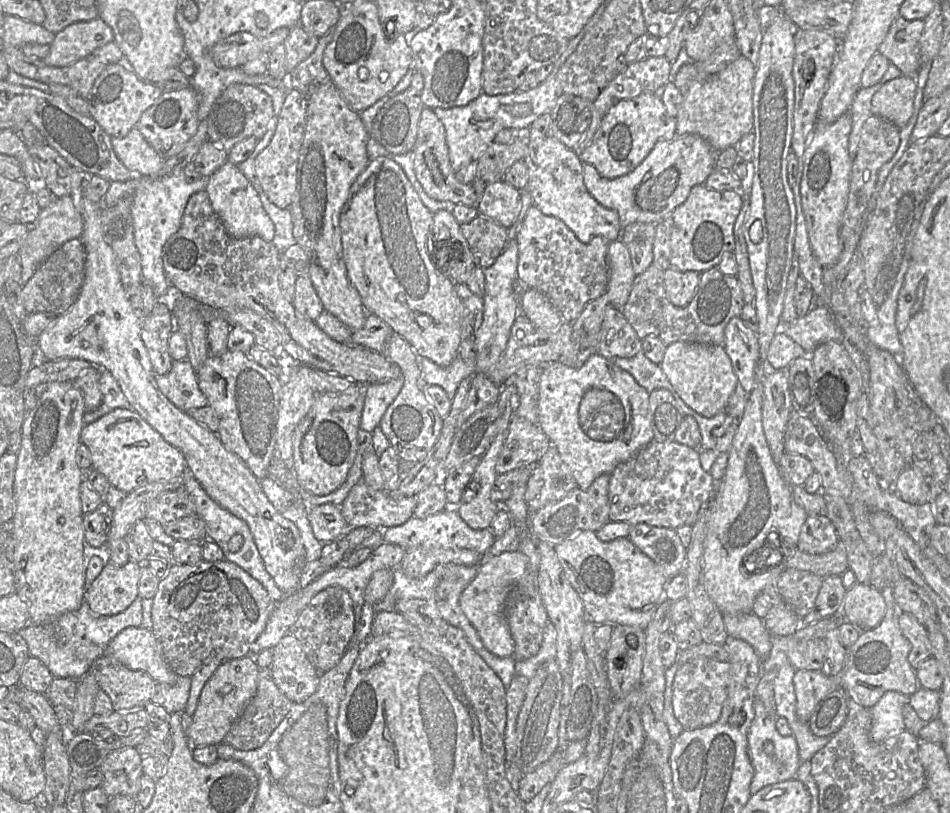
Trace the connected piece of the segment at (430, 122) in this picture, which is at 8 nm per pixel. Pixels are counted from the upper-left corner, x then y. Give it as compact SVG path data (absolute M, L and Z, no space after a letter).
M423 107L420 114L413 148L413 169L418 182L431 198L452 204L476 206L479 199L476 189L473 184L463 184L456 179L449 161L444 125L431 108Z

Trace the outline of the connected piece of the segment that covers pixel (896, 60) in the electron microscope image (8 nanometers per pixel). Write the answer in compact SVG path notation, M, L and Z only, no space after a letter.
M898 17L879 47L879 53L899 68L902 75L916 78L922 67L919 40L924 24L924 20L906 20Z

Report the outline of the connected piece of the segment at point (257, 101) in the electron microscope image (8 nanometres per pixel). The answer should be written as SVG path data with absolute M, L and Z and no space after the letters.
M232 84L214 102L206 119L208 139L228 152L248 137L261 139L273 116L273 102L269 95L253 85Z

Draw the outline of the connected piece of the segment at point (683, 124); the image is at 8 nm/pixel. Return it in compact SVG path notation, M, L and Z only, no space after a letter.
M740 56L725 69L705 81L695 80L693 62L681 66L673 82L683 95L676 117L676 136L696 134L707 141L716 152L736 147L740 139L753 132L753 88L756 66Z

